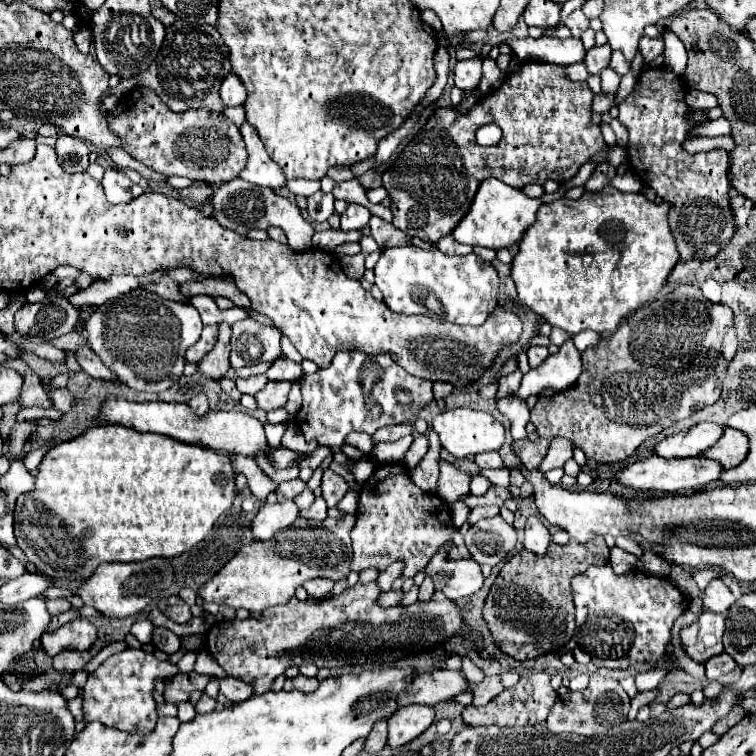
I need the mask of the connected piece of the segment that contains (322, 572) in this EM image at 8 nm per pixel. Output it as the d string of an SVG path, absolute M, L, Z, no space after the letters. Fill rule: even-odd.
M355 515L345 519L309 521L299 519L291 529L279 531L269 541L251 541L245 545L211 581L199 587L201 601L213 601L217 605L229 605L233 609L247 609L261 613L267 607L287 603L295 589L309 579L327 577L339 581L351 571L351 529L355 527Z

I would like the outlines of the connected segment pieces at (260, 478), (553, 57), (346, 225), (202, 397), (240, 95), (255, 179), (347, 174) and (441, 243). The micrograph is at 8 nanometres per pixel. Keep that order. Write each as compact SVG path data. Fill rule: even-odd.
M233 455L233 457L235 457L237 471L241 471L247 477L247 483L253 495L265 501L265 497L277 489L277 483L259 465L255 465L253 459L245 459L245 455Z
M557 37L511 38L504 41L520 61L547 61L559 65L571 65L583 61L585 49L581 39L557 39Z
M351 203L341 213L341 231L361 231L371 219L371 213L363 205Z
M205 393L193 395L187 405L189 405L197 415L205 415L205 413L209 411L209 401L207 401L207 395L205 395Z
M229 73L221 85L221 99L227 107L239 107L247 99L247 89L235 73Z
M249 123L241 125L241 135L247 143L249 161L247 161L247 167L239 173L239 177L253 185L269 187L273 191L283 189L287 185L285 171L267 155L261 139L257 139L257 133L253 131L253 127L249 127Z
M335 165L335 167L331 167L331 169L327 171L327 175L333 177L337 183L339 183L339 181L349 181L349 179L355 177L353 171L351 171L351 167L345 167L345 165Z
M445 235L445 237L441 237L441 239L437 241L437 249L439 249L441 253L449 255L449 257L453 257L453 255L469 255L469 253L473 251L473 247L457 243L457 241L455 241L451 235Z

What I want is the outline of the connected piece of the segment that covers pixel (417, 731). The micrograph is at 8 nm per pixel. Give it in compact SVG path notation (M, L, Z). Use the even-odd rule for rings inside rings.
M409 705L397 709L389 717L387 745L395 749L413 741L433 723L433 717L435 717L433 707L425 707L425 705Z

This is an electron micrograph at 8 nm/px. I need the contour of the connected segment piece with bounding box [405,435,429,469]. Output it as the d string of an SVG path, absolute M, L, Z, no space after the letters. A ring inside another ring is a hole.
M419 435L419 437L411 443L409 451L405 453L405 461L407 461L409 469L413 469L413 467L417 465L417 459L421 459L421 457L427 453L427 449L429 449L429 441L427 441L427 437L425 437L425 435Z

